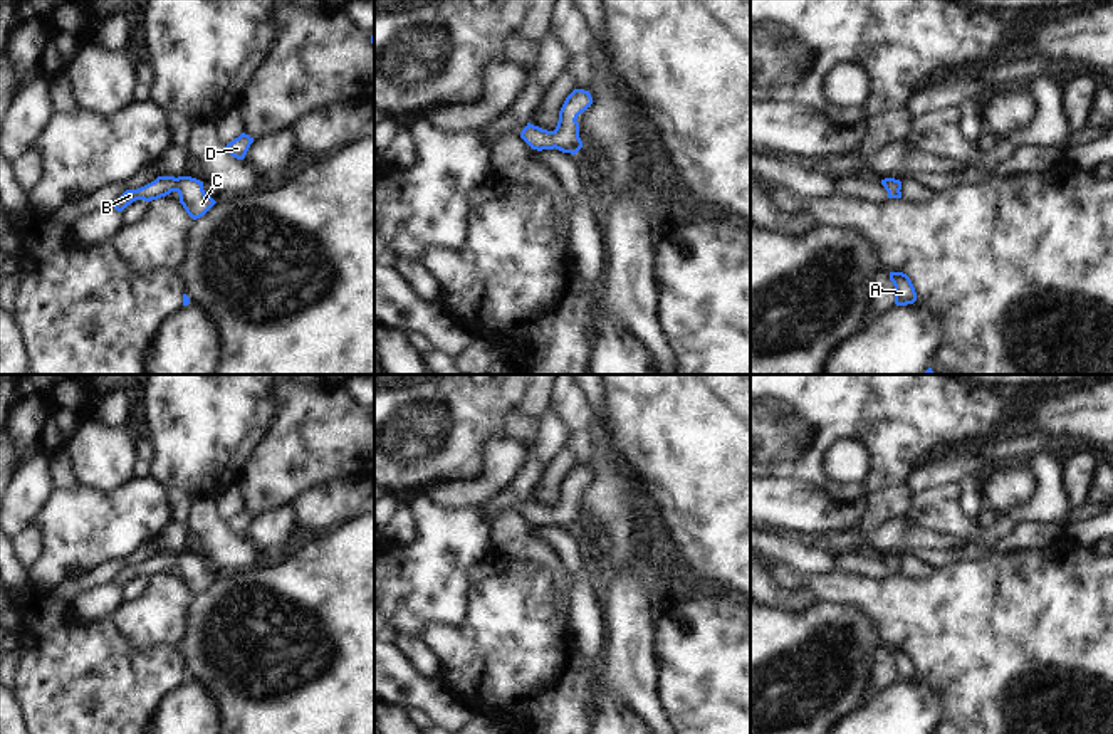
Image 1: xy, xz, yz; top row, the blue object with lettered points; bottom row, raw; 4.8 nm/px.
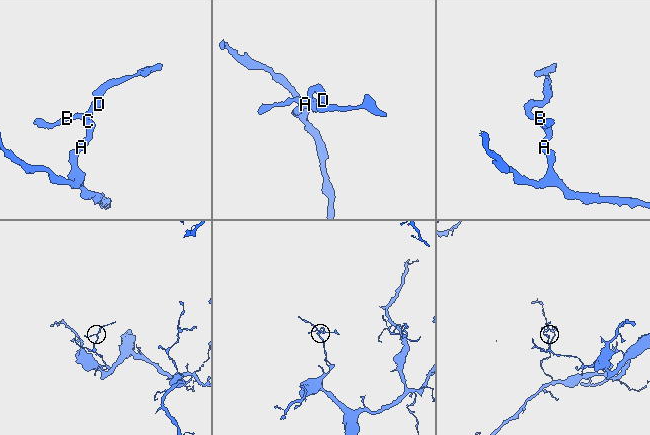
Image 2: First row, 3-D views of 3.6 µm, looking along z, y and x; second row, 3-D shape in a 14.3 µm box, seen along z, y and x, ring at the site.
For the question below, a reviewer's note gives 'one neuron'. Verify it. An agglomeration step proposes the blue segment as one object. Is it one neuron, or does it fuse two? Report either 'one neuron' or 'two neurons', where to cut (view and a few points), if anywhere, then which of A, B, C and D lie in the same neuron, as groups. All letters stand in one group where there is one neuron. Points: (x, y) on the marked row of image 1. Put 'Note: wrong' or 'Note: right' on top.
Note: right
one neuron; cut none; groups A B C D

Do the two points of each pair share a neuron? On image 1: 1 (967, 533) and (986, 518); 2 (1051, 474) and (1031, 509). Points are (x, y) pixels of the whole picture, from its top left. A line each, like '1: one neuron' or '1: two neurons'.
1: two neurons
2: one neuron

